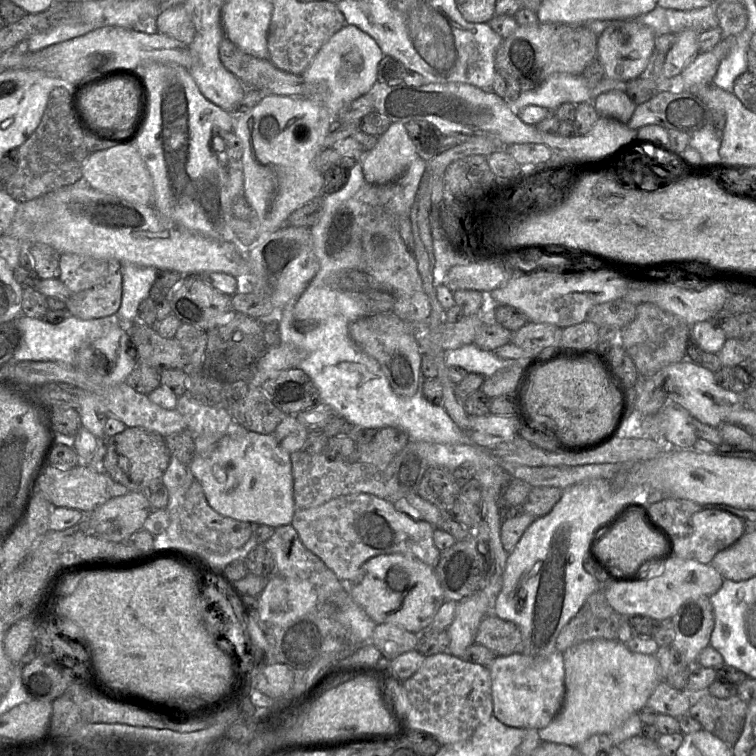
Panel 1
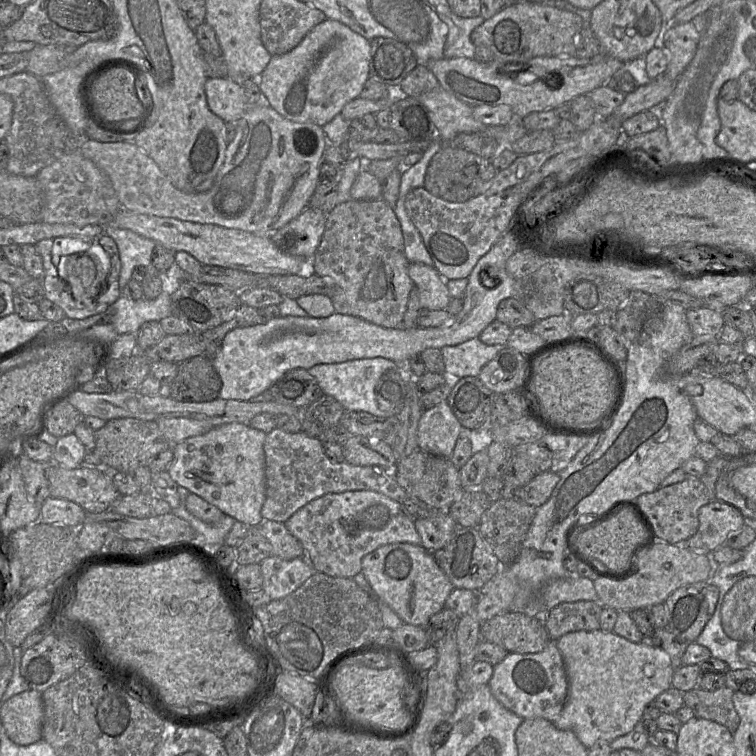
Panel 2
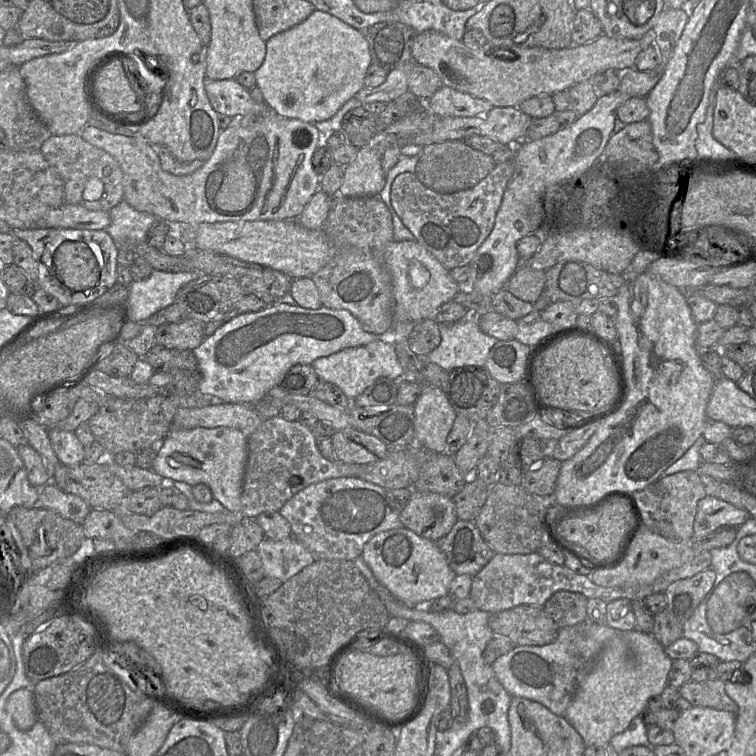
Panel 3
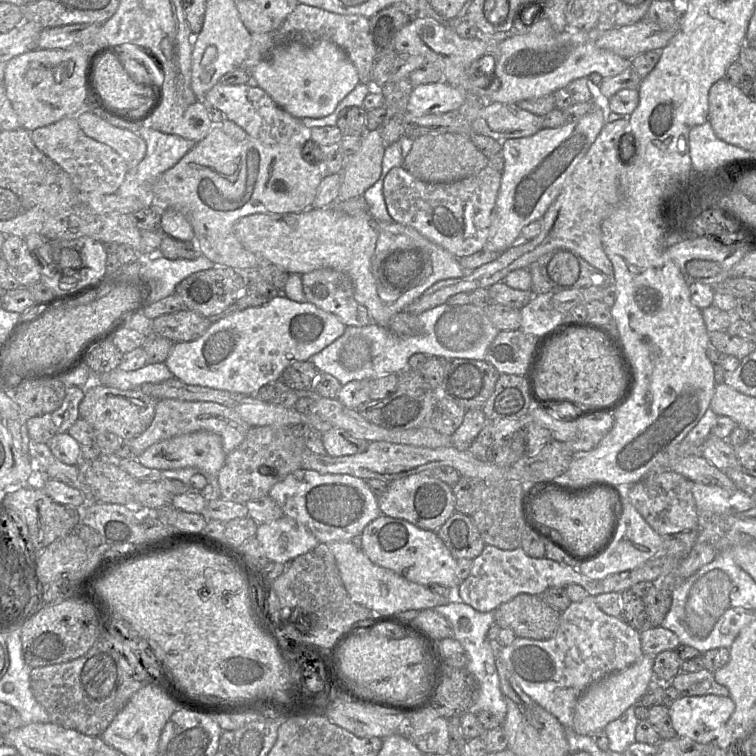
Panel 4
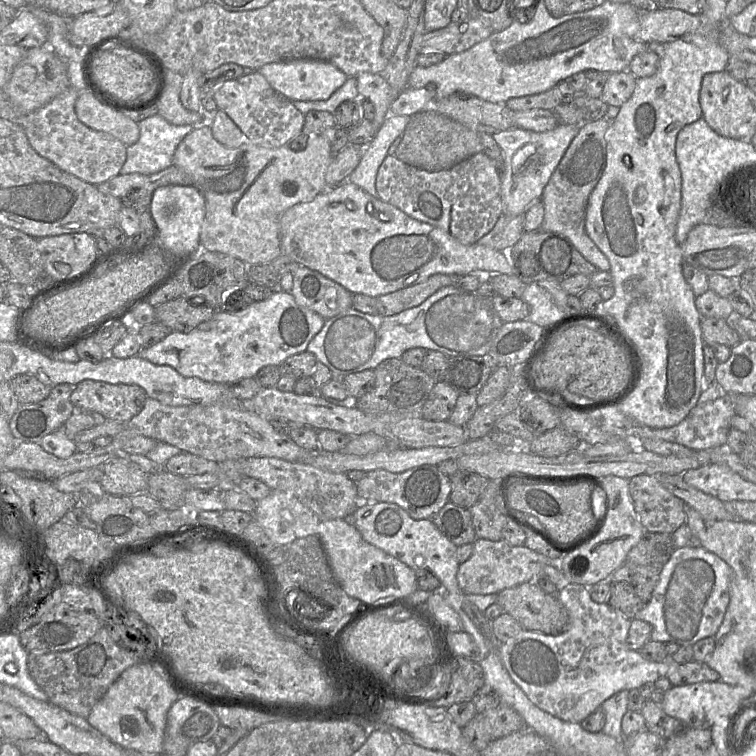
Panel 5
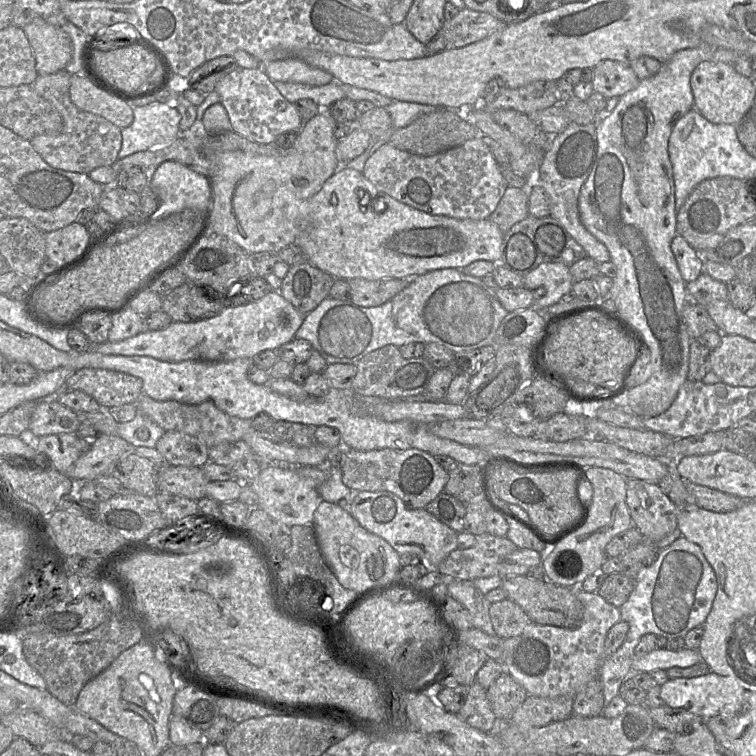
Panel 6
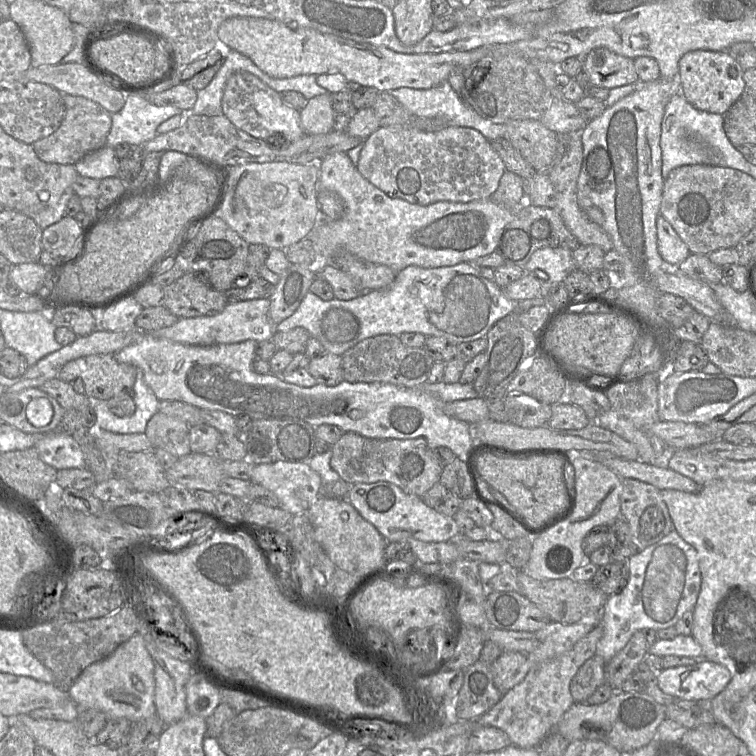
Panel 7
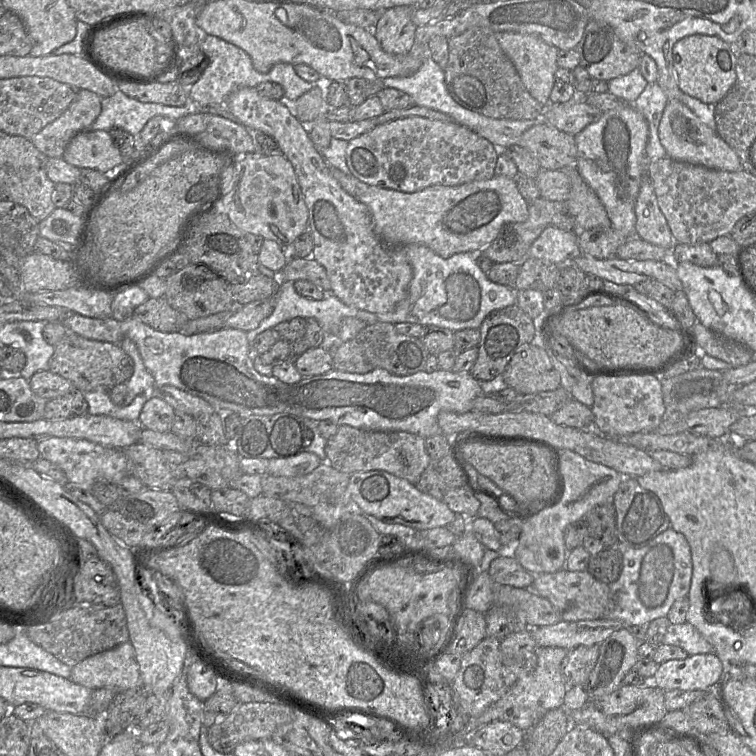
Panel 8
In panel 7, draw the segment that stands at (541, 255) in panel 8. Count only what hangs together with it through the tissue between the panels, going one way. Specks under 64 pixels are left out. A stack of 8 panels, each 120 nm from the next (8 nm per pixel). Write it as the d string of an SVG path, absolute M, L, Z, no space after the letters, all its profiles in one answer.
M546 247L536 250L524 267L524 273L541 270L547 275L551 288L561 284L575 270L572 251L562 247Z

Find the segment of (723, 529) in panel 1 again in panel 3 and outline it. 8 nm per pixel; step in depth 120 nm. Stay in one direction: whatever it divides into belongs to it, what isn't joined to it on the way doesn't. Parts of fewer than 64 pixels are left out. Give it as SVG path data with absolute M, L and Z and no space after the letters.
M706 495L697 505L692 541L701 540L723 526L738 527L749 517L745 510L712 495Z

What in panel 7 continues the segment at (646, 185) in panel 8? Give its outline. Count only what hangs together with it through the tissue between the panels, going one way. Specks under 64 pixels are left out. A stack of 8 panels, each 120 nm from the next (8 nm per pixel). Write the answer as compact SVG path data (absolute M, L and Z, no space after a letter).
M659 214L656 221L658 250L670 266L679 266L691 253L671 224Z

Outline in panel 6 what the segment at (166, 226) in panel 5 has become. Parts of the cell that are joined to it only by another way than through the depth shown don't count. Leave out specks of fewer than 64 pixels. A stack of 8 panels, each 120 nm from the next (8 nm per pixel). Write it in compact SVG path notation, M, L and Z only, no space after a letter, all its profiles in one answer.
M165 161L154 172L151 181L151 193L153 200L158 202L158 209L155 211L153 218L155 223L184 210L197 210L204 213L200 230L206 230L212 206L212 189L207 182L206 176L178 162Z

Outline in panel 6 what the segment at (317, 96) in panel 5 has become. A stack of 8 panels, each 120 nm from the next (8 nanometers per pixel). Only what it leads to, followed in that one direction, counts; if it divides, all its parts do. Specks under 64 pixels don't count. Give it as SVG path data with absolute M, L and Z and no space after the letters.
M295 58L262 63L262 69L271 81L301 83L310 86L327 85L334 81L329 72Z

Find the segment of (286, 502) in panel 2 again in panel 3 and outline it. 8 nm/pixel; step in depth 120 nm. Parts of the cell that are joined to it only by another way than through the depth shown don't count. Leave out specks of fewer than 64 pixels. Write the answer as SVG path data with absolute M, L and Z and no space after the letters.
M281 415L265 419L248 436L248 453L241 495L242 514L256 518L263 512L279 511L290 498L307 486L333 478L358 477L362 467L360 464L331 462L325 459L317 448L316 437L309 428L298 421L285 420Z

